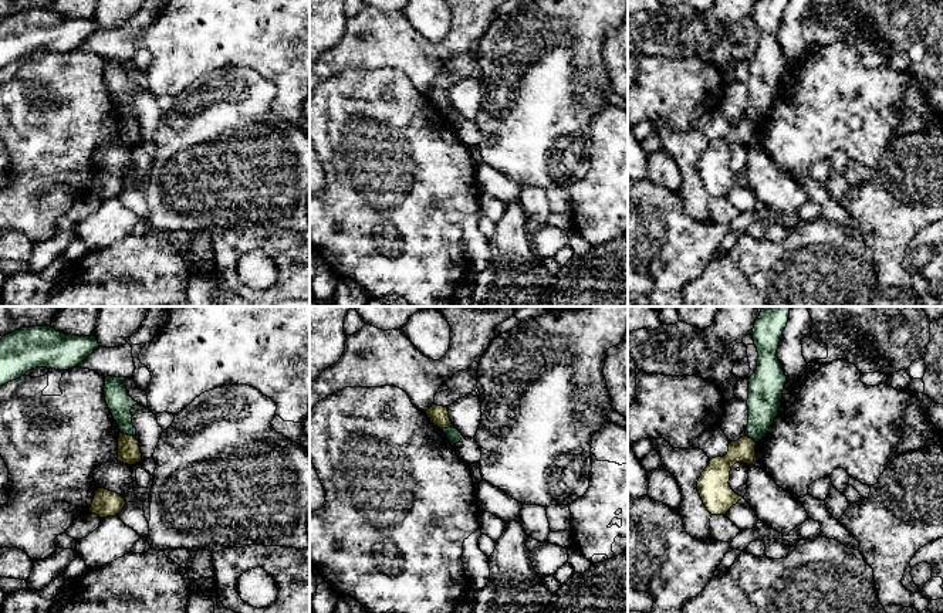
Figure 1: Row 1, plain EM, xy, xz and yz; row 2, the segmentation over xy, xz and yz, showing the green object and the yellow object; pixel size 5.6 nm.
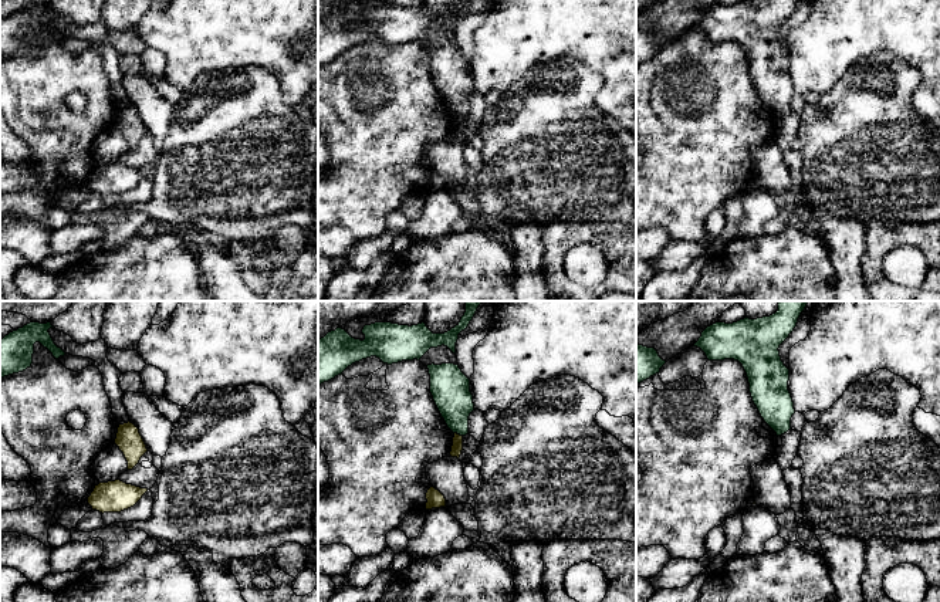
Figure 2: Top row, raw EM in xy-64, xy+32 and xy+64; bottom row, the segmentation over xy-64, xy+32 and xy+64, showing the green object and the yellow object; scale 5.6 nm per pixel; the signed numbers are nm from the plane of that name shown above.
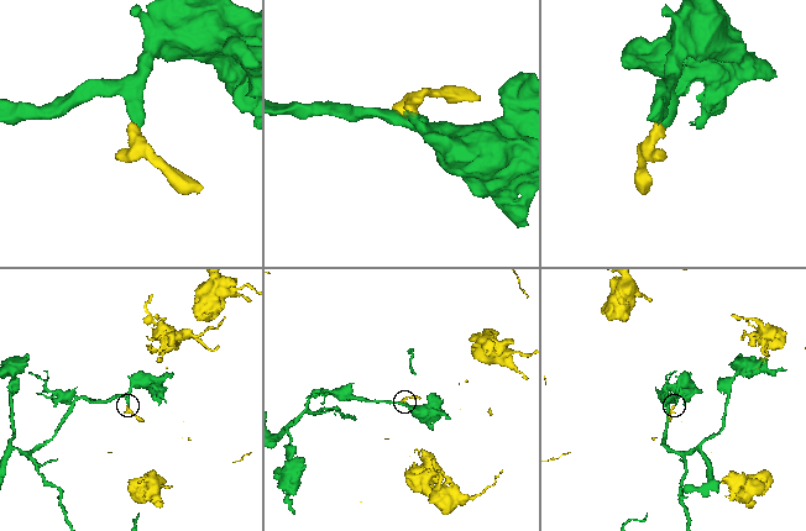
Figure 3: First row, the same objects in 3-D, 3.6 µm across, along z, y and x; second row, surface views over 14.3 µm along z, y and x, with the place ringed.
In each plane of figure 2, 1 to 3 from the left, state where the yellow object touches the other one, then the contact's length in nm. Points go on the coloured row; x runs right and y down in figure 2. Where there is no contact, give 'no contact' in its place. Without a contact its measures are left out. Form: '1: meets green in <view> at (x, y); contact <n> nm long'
1: no contact
2: meets green in xy+32 at (459, 433); contact 50 nm long
3: no contact

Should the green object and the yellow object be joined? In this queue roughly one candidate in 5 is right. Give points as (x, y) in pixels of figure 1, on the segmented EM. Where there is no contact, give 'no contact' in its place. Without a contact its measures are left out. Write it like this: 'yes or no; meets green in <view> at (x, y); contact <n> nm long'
no; meets green in xy at (128, 434); contact 90 nm long

